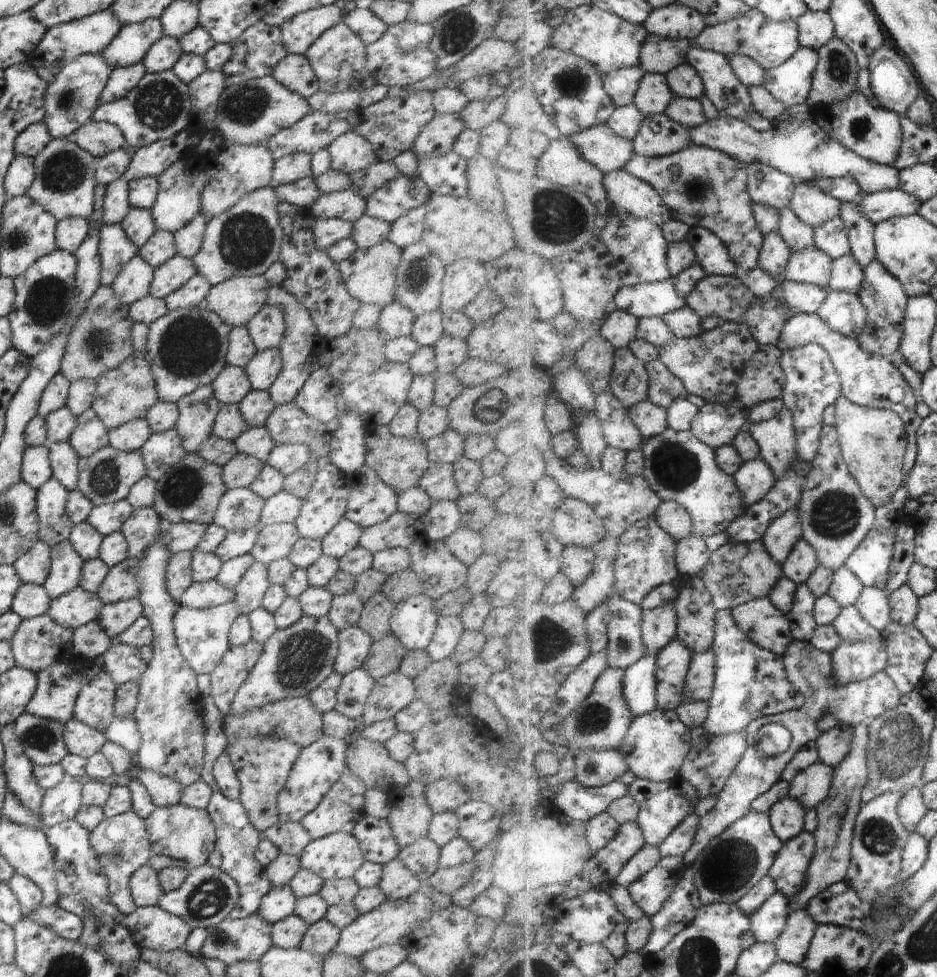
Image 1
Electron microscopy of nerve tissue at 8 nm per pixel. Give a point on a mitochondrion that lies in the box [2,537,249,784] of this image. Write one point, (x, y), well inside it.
(39, 737)

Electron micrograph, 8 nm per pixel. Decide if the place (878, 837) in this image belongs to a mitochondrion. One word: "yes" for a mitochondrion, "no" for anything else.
yes

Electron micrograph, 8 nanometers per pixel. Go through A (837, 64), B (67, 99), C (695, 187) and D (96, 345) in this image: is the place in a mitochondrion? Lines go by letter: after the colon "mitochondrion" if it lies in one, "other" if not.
A: mitochondrion
B: mitochondrion
C: mitochondrion
D: mitochondrion

